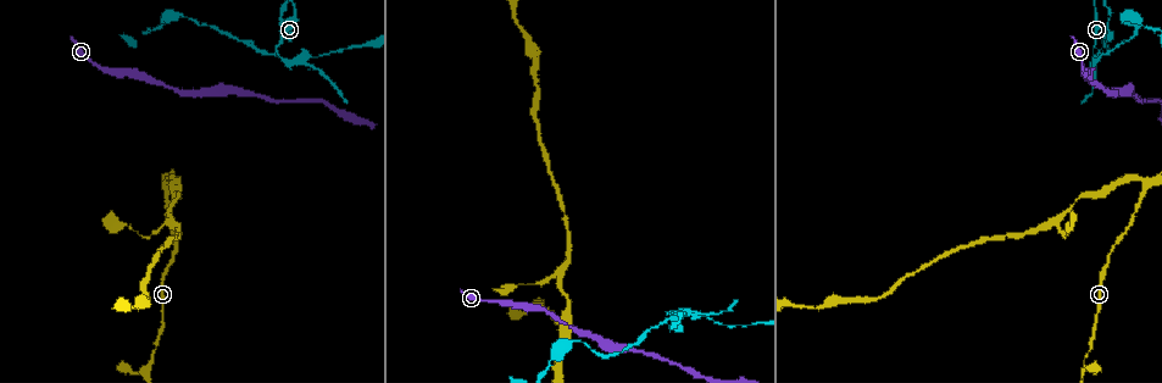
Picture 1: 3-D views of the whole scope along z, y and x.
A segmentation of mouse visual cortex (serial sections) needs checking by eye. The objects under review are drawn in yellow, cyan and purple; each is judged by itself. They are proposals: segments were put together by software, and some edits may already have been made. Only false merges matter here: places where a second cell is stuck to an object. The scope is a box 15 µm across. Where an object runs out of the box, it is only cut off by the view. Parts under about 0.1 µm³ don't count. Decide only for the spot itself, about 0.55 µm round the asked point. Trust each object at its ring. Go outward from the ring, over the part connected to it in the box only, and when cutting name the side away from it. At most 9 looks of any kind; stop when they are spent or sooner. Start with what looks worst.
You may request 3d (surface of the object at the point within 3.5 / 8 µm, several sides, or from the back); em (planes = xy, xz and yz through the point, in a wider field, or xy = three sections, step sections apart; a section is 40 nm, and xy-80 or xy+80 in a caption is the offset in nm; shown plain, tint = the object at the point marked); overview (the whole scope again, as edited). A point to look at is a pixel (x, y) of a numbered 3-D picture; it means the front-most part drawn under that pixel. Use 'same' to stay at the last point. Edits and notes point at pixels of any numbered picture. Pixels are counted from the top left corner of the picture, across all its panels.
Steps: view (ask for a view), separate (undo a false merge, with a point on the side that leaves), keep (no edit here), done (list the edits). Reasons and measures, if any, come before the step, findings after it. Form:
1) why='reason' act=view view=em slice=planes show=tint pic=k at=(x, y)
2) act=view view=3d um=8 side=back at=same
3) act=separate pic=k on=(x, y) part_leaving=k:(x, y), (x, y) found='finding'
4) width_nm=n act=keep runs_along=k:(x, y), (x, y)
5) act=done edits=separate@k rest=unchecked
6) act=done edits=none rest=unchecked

why='arms part here' act=view view=3d um=3.5 pic=1 at=(558, 364)

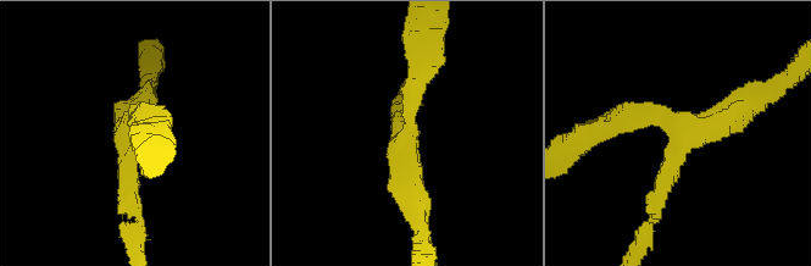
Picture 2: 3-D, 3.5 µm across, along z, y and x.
arms=3 arm_widths_nm=150,200,300 why='now the EM' act=view view=em slice=planes show=tint pic=2 at=(681, 143)

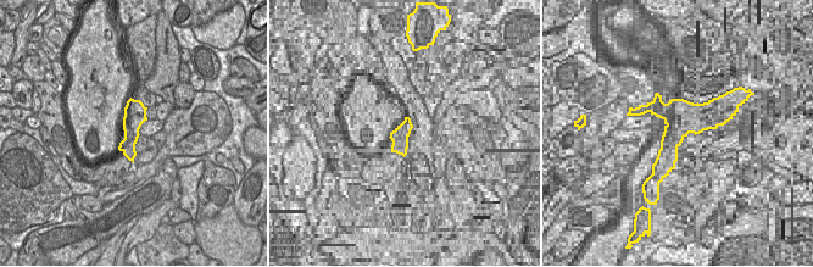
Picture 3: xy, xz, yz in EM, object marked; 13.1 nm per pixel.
width_nm=280 act=keep runs_along=2:(655, 214), (683, 138), (657, 116), (617, 120) found='continuous, no second cell'

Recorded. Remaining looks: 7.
act=view view=3d um=3.5 pic=1 at=(539, 301)

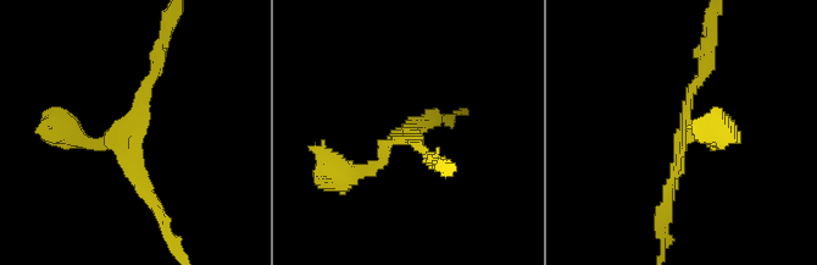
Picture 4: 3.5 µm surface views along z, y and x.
why='now the EM' act=view view=em slice=xy step=1 show=tint pic=4 at=(685, 123)

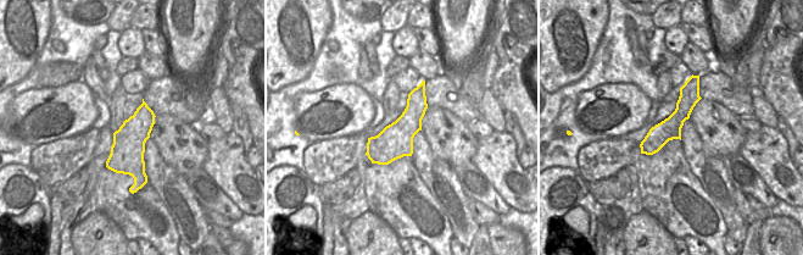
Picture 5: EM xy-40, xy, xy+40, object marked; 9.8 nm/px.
act=keep runs_along=4:(161, 56), (123, 128), (105, 143), (71, 132) found='continuous, no second cell'

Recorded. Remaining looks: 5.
why='a fork' act=view view=3d um=3.5 pic=1 at=(1096, 60)

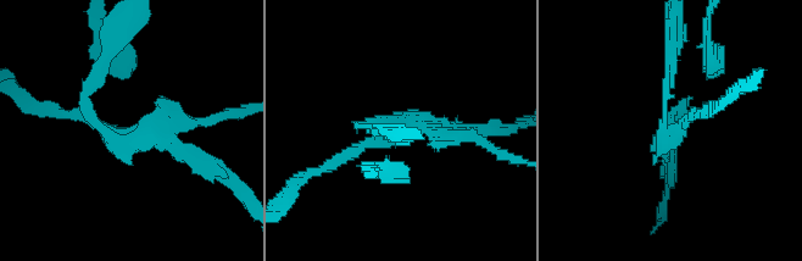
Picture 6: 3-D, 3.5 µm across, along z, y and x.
why='shape alone is not enough' act=view view=em slice=planes show=tint pic=6 at=(108, 133)

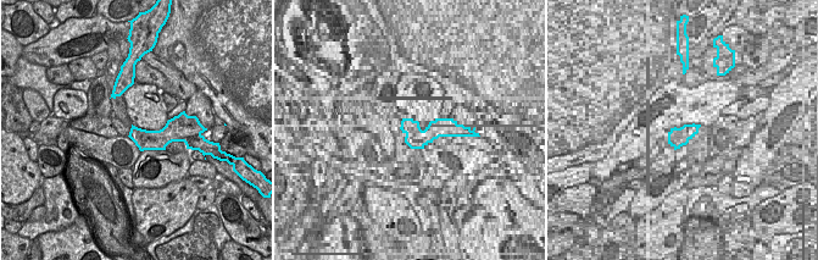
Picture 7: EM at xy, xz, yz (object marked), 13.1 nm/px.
arm_widths_nm=150,150,200 act=separate pic=6 on=(349, 156) part_leaving=6:(379, 138), (349, 150), (296, 184) found='two cells meet here'

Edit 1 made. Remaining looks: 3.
why='a narrow waist' act=view view=3d um=3.5 pic=1 at=(1066, 236)

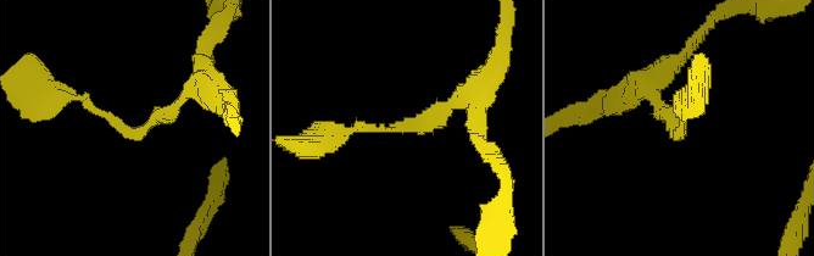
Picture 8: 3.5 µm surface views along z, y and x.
arm_widths_nm=200,200 why='need the tissue' act=view view=em slice=xy step=1 show=tint pic=8 at=(111, 120)

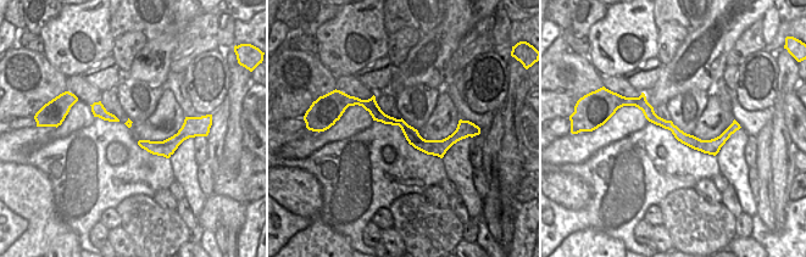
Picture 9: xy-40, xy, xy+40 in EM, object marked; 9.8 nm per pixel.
act=keep runs_along=8:(450, 106), (416, 124), (352, 128), (314, 143) found='continuous, no second cell'

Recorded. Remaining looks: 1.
act=done edits=separate@6 rest=unchecked

